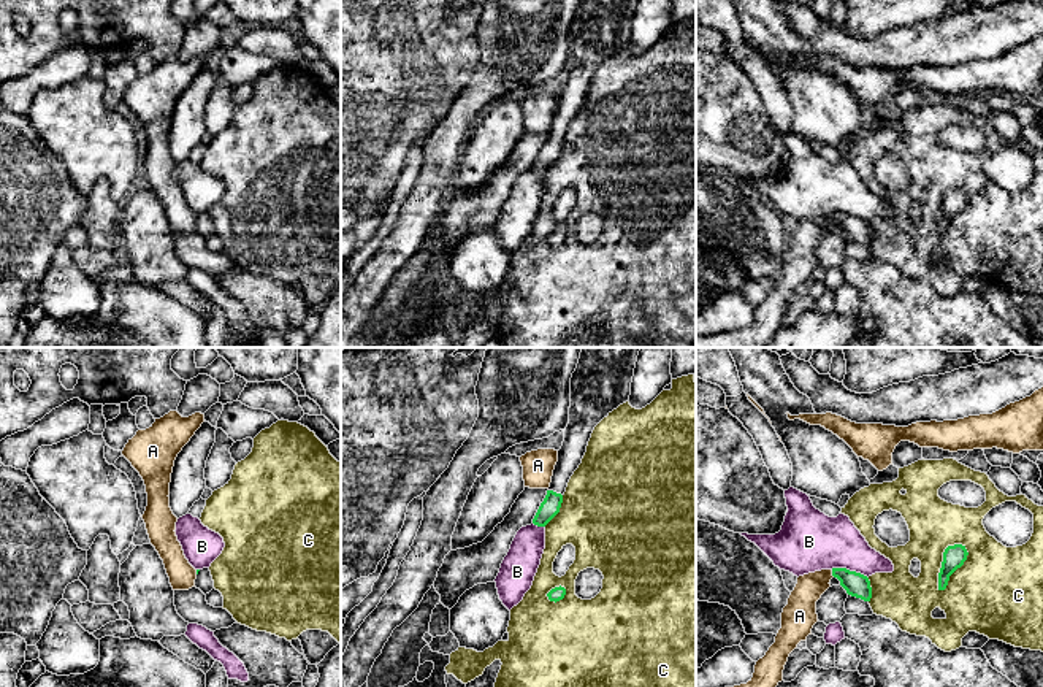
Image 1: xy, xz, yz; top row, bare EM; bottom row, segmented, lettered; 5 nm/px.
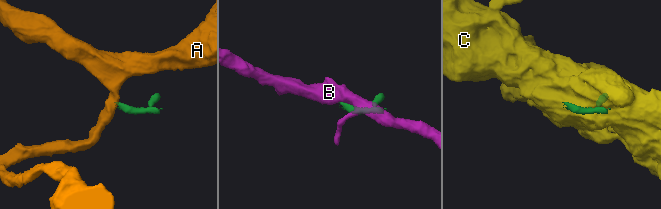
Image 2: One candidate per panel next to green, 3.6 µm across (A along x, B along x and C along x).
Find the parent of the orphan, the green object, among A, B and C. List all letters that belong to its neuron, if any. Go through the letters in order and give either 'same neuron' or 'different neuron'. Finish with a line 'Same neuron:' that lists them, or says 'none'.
A: different neuron
B: different neuron
C: different neuron
Same neuron: none

